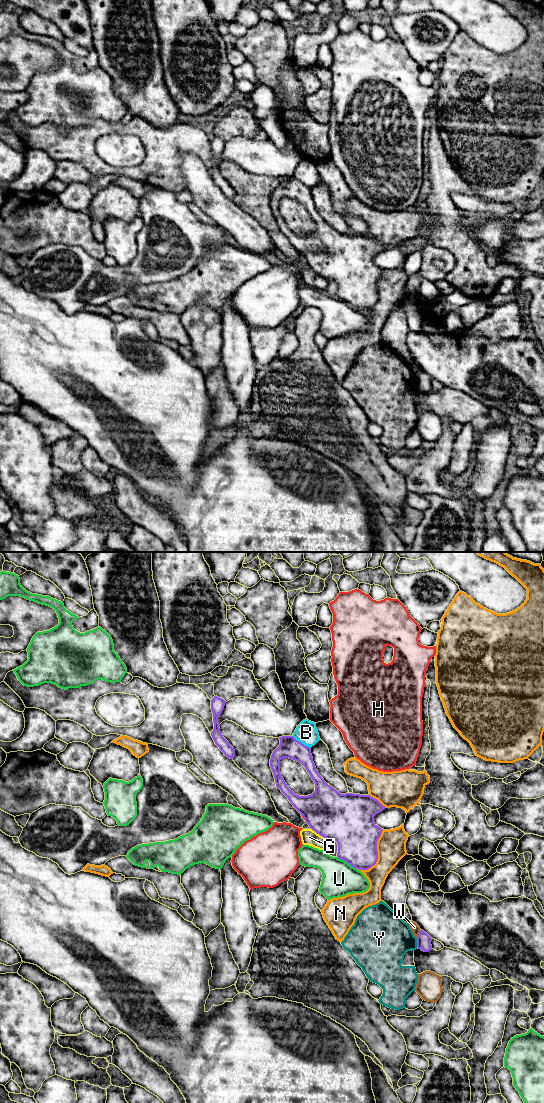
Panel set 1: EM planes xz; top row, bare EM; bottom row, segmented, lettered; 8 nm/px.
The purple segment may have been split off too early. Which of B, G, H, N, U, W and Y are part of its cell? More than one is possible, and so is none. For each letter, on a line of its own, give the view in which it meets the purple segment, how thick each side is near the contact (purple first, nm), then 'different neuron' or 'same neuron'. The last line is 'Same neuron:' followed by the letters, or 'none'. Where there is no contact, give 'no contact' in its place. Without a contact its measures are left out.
B: xz | 170/180 nm | different neuron
G: xz | 400/130 nm | different neuron
H: xz | 380/20 nm | different neuron
N: xz | 340/240 nm | different neuron
U: xz | 340/280 nm | different neuron
W: xz | 110/70 nm | different neuron
Y: xz | 110/380 nm | different neuron
Same neuron: none

